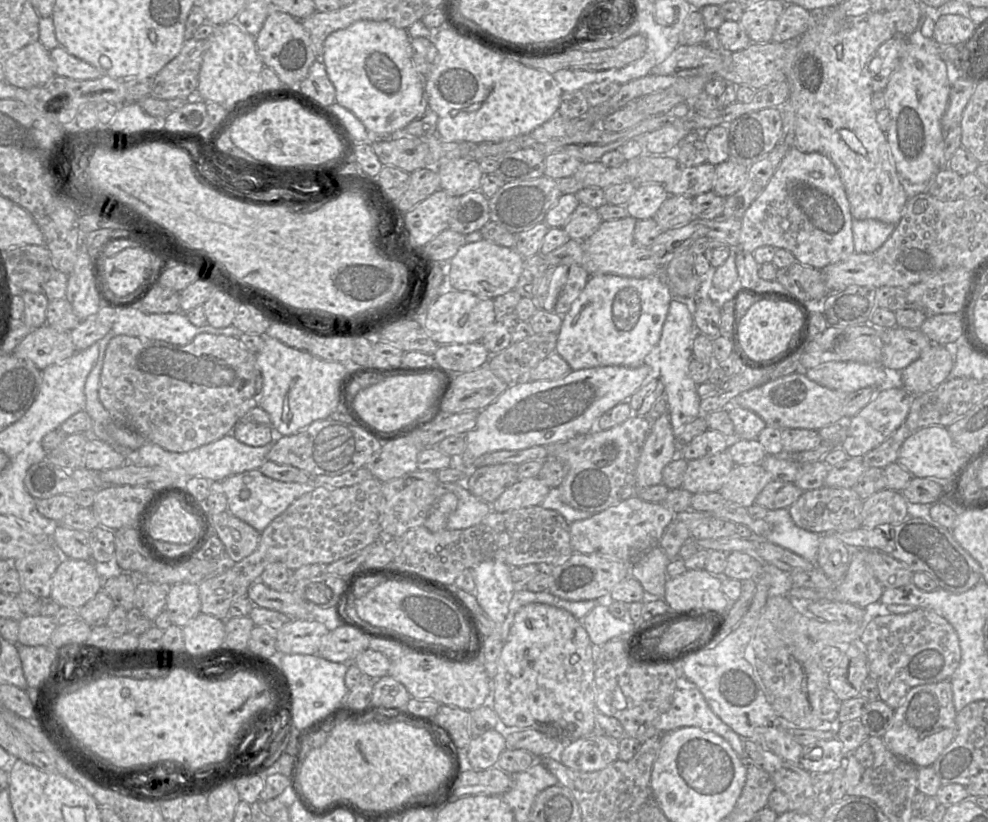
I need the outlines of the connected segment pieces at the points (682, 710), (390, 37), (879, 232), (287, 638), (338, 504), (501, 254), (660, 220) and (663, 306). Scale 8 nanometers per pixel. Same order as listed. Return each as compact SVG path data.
M680 673L676 681L672 705L667 712L657 719L657 733L668 733L682 727L698 727L719 734L730 743L737 755L747 764L748 757L744 747L744 740L749 739L743 739L729 725L723 723L712 711L698 687Z
M360 20L345 29L332 32L323 45L320 59L335 88L335 102L351 111L373 137L403 134L403 129L422 114L427 105L424 78L412 62L412 50L407 29L397 28L386 21Z
M853 219L854 252L870 253L875 251L888 239L895 226L875 219Z
M290 620L275 632L276 650L283 654L317 655L328 629L316 620Z
M374 477L349 487L317 487L313 491L304 494L261 532L258 546L250 555L236 562L233 567L224 573L207 578L198 584L201 613L212 615L220 620L226 620L229 616L231 604L239 598L247 596L250 585L260 580L260 575L265 568L274 562L281 562L290 571L294 571L306 564L332 563L374 543L381 538L381 523L384 510L383 483Z
M487 240L465 243L450 260L450 283L453 290L469 291L481 299L495 299L515 290L523 270L524 258L514 248L496 245Z
M669 195L653 219L663 231L688 223L693 219L693 198Z
M662 271L657 276L646 278L590 276L580 296L573 302L570 310L562 316L556 352L567 361L572 370L601 366L633 368L647 362L660 340L670 302L673 299L661 276Z

